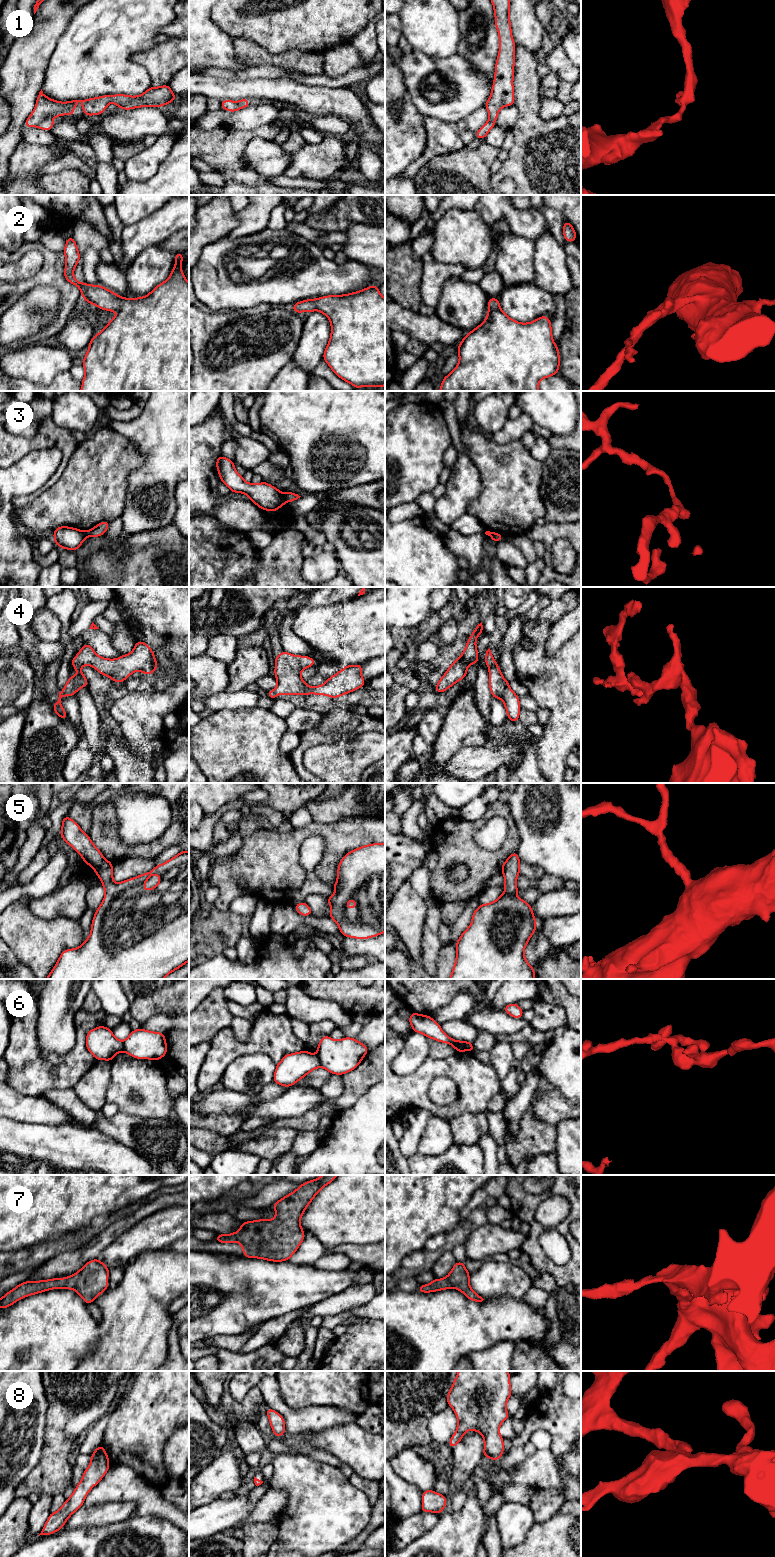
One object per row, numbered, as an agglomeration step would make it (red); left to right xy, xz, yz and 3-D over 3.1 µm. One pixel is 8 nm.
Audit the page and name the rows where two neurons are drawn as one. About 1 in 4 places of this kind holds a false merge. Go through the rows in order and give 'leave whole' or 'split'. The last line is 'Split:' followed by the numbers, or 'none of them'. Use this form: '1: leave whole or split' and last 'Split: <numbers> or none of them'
1: leave whole
2: leave whole
3: split
4: leave whole
5: leave whole
6: split
7: leave whole
8: leave whole
Split: 3, 6

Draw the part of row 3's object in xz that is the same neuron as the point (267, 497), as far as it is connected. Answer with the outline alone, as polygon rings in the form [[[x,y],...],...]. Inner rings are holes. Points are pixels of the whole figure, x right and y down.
[[[220,455],[216,461],[220,481],[230,488],[232,493],[243,493],[259,508],[274,512],[285,504],[282,492],[276,487],[262,481],[259,484],[247,483],[235,470],[232,460]]]

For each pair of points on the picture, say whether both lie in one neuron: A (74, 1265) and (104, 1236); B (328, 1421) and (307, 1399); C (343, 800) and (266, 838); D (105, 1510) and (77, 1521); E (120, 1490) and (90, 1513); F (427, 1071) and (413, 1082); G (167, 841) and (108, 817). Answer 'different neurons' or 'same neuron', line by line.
A: same neuron
B: different neurons
C: different neurons
D: same neuron
E: different neurons
F: same neuron
G: same neuron

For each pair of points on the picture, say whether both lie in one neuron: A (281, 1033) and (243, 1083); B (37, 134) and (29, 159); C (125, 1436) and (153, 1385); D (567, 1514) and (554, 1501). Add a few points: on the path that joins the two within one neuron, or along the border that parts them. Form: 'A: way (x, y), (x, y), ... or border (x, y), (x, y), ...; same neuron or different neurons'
A: border (242, 1055), (265, 1053), (276, 1064); different neurons
B: border (22, 141), (57, 145); different neurons
C: way (138, 1423), (148, 1413), (148, 1404), (152, 1398); same neuron
D: border (566, 1501), (546, 1520), (541, 1521); different neurons

